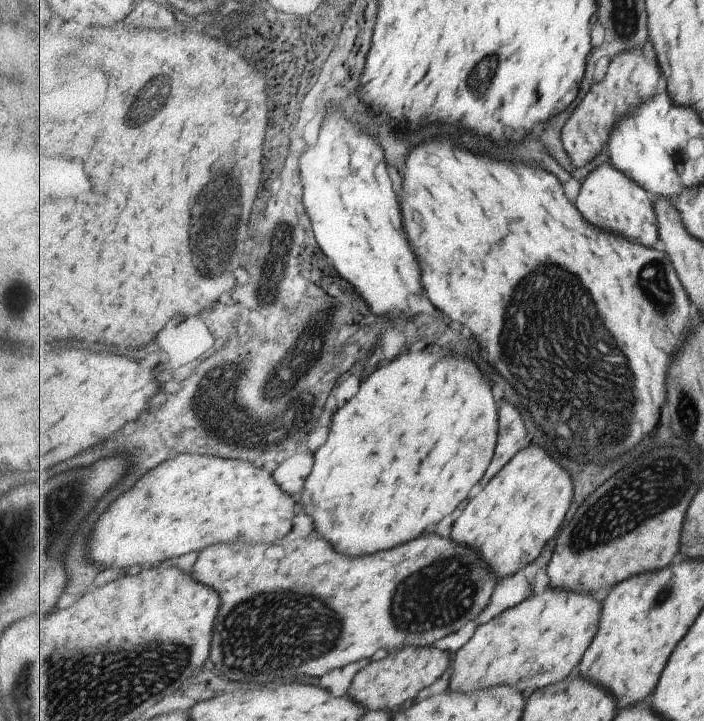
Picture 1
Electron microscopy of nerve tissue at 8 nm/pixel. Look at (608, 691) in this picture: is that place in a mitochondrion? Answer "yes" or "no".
no

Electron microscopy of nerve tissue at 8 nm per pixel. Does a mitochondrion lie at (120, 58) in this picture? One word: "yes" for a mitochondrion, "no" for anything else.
no

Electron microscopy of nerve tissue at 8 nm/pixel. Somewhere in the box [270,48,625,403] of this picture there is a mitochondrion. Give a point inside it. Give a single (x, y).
(483, 72)

